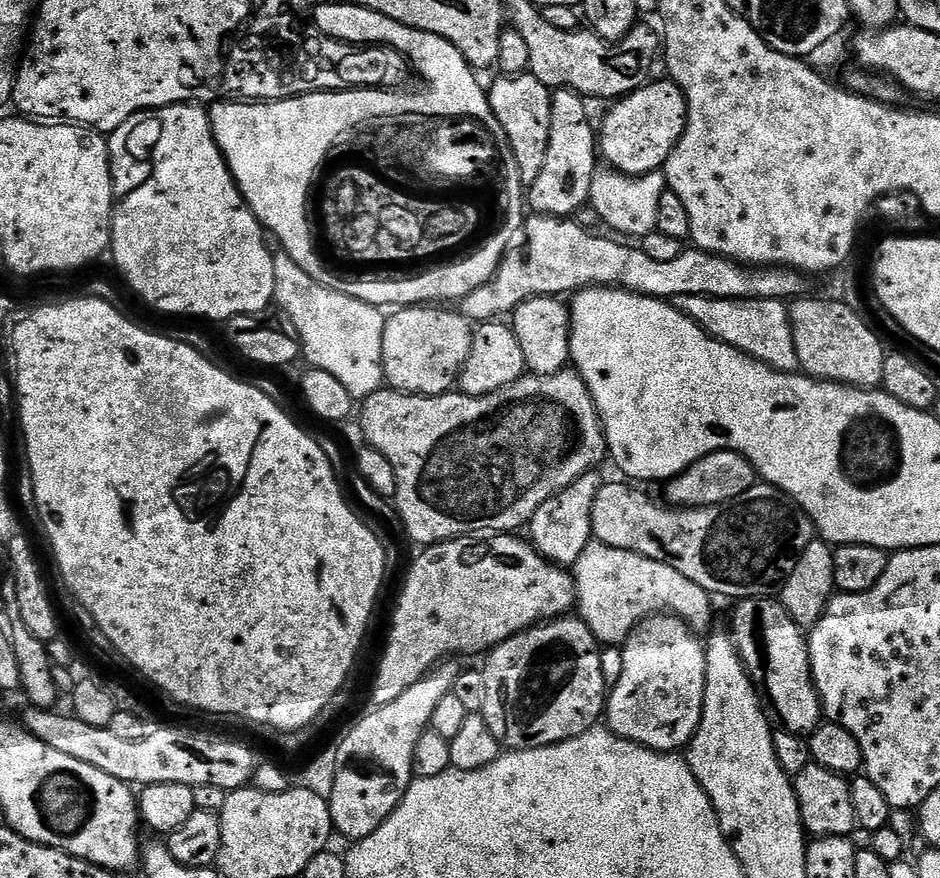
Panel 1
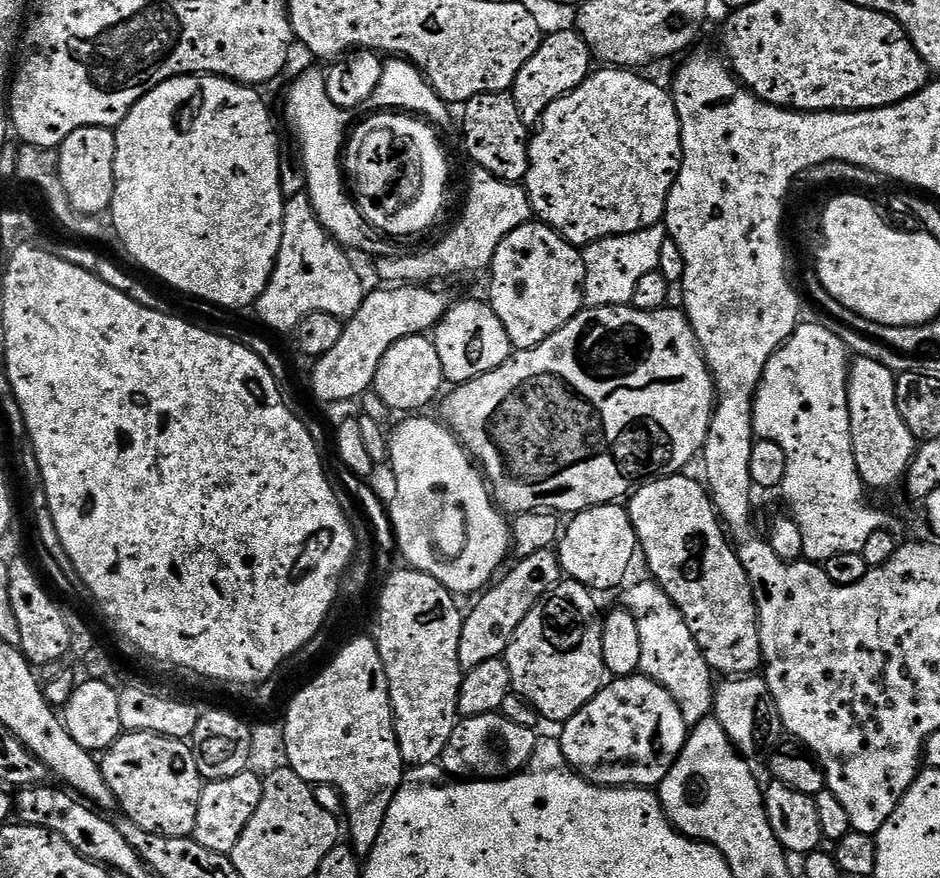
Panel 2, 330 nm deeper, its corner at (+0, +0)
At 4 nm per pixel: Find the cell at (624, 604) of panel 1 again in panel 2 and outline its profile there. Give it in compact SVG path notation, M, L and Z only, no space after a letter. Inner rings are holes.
M645 578L641 584L631 584L623 589L622 604L630 614L634 614L638 622L638 634L642 634L640 672L661 684L670 693L689 726L709 719L716 703L714 683L712 684L714 673L698 642L694 642L694 634L690 634L686 618L682 618L678 606L674 606L672 599L651 579Z

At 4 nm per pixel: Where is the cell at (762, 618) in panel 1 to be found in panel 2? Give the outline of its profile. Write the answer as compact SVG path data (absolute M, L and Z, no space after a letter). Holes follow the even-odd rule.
M664 474L640 485L627 497L628 517L636 531L642 560L644 556L652 571L651 579L672 599L674 606L678 606L682 618L686 618L686 626L690 626L690 634L694 634L694 642L698 642L713 673L720 675L721 672L724 678L751 676L762 664L756 599L746 578L746 570L726 535L725 525L716 515L712 497L707 487L697 480L691 480L688 474Z

